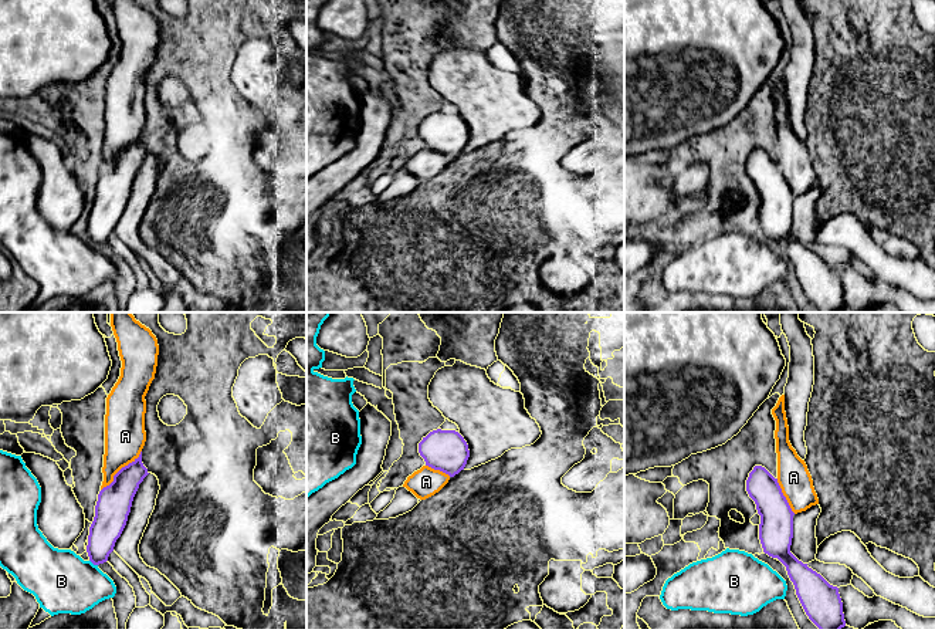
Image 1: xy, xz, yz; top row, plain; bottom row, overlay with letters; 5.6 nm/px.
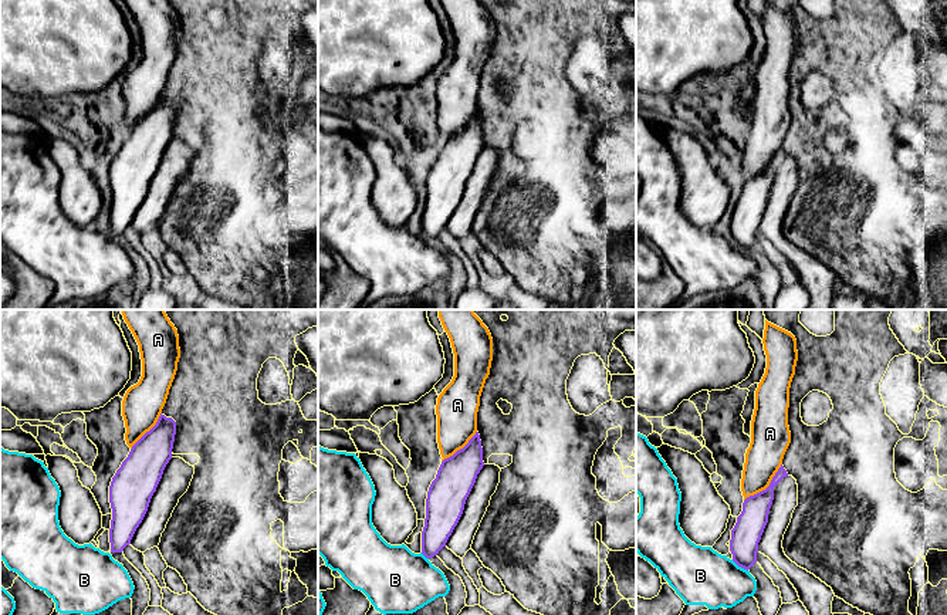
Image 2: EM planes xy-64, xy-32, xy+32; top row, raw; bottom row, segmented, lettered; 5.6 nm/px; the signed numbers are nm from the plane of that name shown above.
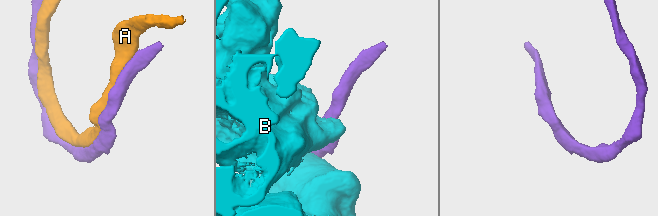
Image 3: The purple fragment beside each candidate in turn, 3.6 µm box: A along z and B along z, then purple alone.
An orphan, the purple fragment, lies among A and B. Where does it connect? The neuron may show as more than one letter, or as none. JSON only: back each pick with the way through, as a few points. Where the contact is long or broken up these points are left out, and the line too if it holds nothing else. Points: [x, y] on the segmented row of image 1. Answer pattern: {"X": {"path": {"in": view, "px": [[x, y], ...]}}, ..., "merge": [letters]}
{"merge": ["A"]}

